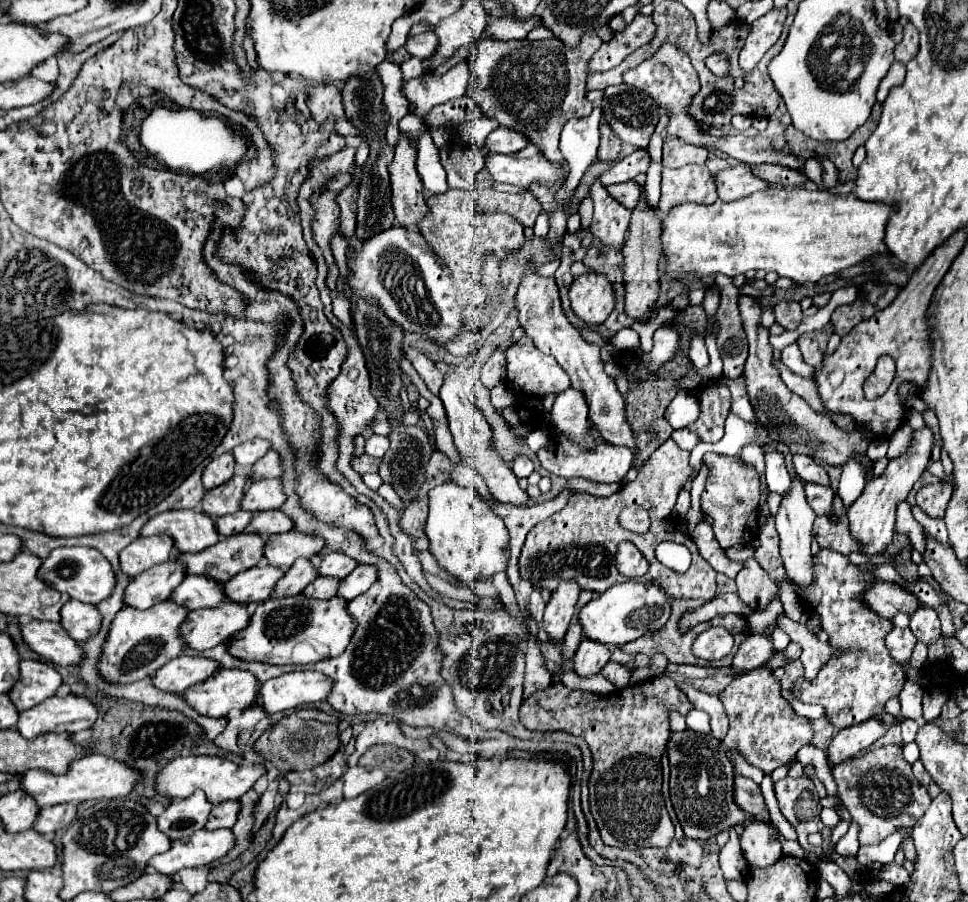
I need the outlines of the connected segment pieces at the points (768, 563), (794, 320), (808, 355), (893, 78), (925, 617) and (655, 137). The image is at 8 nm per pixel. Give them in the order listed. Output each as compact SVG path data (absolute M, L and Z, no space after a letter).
M761 507L761 517L765 521L759 527L759 543L761 543L761 547L757 547L757 551L755 551L755 559L767 571L767 575L779 585L781 581L787 581L787 573L783 573L783 561L779 561L779 535L777 535L777 529L775 529L775 517L771 515L771 511L767 507Z
M781 301L775 305L775 317L781 327L797 329L803 319L803 311L797 301Z
M799 339L799 347L801 347L801 353L803 353L803 359L813 365L815 369L823 363L823 353L819 351L817 343L815 341L809 341L809 339Z
M893 61L891 69L889 69L889 73L887 73L887 77L885 77L885 79L881 81L881 85L879 85L877 101L883 103L885 97L887 97L887 93L889 93L889 89L895 87L895 85L899 85L899 83L903 83L903 79L905 79L905 63Z
M931 607L917 609L917 613L911 617L909 627L915 633L917 641L927 643L927 645L941 637L941 623L939 623L939 617L937 617L935 609L931 609Z
M663 115L663 117L660 117L655 132L650 139L648 148L652 161L657 164L661 164L662 162L663 139L661 137L661 133L664 130L665 123L667 123L667 117Z

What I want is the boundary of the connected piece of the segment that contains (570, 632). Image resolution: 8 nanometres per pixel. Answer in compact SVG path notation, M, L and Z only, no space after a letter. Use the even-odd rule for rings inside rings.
M575 619L571 621L571 625L569 625L569 629L567 629L567 635L565 635L565 641L567 641L567 645L565 645L565 651L561 651L561 653L563 653L565 659L571 659L573 653L575 653L575 649L577 649L579 643L581 643L579 621L575 621Z

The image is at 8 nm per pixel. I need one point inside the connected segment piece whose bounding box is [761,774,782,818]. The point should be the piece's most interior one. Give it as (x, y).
(768, 792)

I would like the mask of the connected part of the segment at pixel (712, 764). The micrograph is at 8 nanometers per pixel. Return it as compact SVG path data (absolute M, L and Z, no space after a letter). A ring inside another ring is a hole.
M691 729L677 733L673 731L667 741L667 755L671 767L671 803L687 837L711 839L717 833L751 819L751 815L745 815L743 809L735 805L735 773L719 739L715 739L713 735L695 733Z

